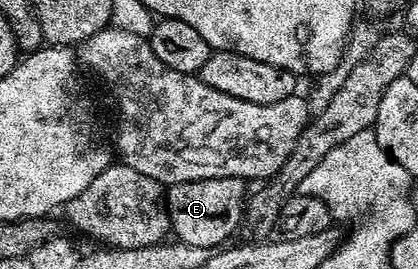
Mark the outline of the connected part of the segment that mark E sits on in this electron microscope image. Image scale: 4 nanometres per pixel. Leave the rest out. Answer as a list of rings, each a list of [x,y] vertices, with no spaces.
[[[212,178],[168,187],[169,225],[172,233],[177,233],[176,241],[186,246],[198,246],[207,252],[224,247],[225,238],[236,235],[241,225],[247,197],[245,186],[239,178]]]

